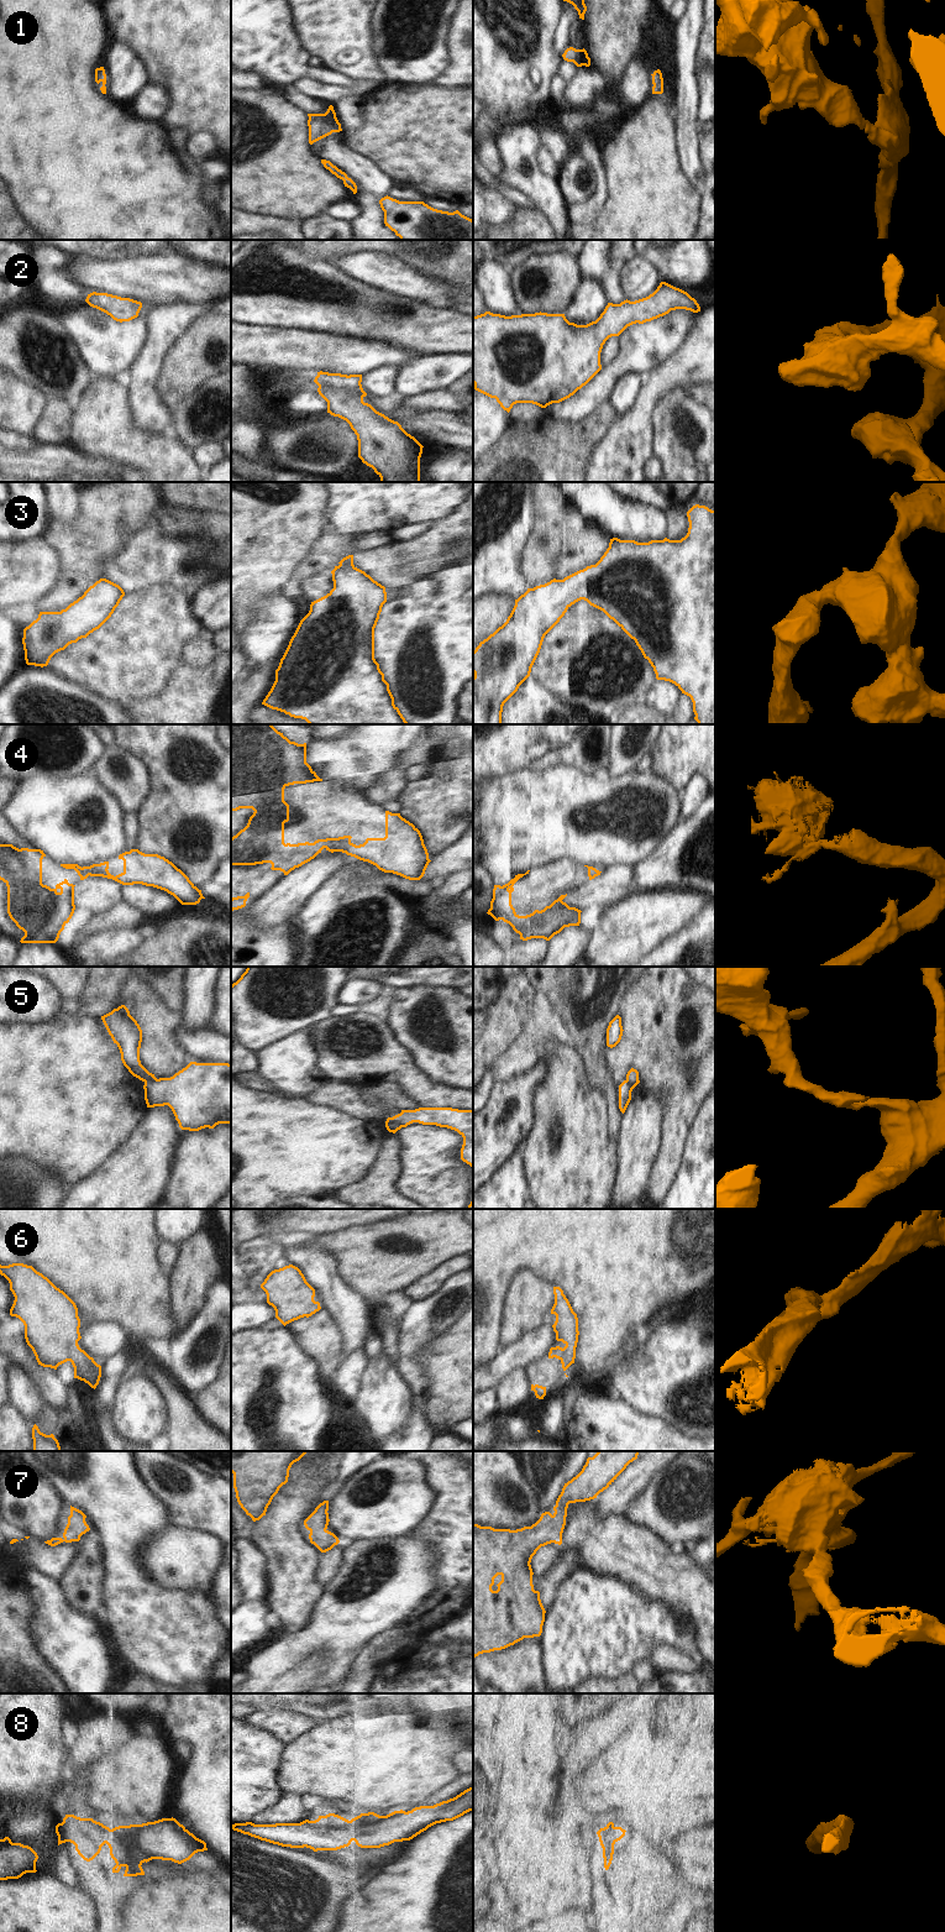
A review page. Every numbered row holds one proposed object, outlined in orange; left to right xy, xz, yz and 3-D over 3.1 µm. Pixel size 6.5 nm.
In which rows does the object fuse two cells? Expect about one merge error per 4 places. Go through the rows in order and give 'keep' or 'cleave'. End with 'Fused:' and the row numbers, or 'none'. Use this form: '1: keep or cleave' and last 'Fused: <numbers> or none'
1: keep
2: keep
3: keep
4: keep
5: cleave
6: keep
7: keep
8: keep
Fused: 5

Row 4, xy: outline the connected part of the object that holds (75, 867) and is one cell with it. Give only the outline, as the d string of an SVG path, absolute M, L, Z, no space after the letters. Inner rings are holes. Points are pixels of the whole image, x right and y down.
M131 849L120 854L119 859L124 860L124 871L116 876L109 873L109 862L83 868L78 864L61 864L61 866L74 869L80 880L90 875L112 879L122 885L142 884L153 886L173 895L182 905L196 905L201 899L205 899L201 890L164 857Z

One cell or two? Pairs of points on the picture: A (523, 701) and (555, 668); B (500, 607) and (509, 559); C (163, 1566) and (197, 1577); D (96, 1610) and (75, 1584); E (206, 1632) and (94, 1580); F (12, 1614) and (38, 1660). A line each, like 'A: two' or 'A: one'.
A: two
B: two
C: one
D: one
E: two
F: one

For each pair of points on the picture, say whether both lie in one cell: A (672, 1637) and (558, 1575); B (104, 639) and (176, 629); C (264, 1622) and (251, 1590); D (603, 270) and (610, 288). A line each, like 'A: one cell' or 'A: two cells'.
A: two cells
B: one cell
C: two cells
D: one cell

